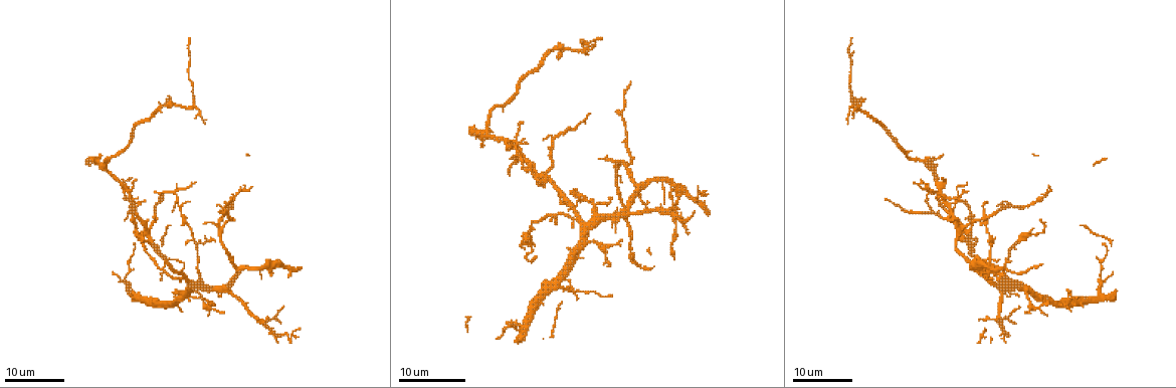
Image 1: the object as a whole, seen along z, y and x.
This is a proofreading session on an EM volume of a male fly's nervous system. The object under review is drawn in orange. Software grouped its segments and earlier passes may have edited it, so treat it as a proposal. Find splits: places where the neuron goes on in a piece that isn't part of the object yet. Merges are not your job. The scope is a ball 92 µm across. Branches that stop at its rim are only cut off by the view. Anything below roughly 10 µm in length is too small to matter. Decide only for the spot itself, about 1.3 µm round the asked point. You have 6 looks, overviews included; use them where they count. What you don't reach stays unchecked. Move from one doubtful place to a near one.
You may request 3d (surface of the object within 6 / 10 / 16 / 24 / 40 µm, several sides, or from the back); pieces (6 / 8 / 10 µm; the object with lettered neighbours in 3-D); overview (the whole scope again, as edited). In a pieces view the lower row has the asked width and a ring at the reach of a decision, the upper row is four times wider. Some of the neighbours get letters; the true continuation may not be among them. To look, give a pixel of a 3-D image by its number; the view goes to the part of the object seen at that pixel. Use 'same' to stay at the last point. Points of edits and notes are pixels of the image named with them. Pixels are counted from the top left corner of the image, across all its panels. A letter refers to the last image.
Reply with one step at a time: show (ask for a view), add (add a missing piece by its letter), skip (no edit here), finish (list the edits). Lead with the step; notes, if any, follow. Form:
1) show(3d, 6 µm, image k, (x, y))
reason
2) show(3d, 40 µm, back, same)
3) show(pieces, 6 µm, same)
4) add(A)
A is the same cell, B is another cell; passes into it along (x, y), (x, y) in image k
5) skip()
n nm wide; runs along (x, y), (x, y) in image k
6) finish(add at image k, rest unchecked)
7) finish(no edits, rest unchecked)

show(3d, 24 µm, image 1, (1069, 292))
free end

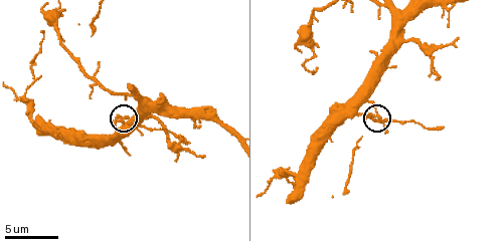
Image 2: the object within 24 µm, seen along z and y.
show(pieces, 10 µm, image 2, (126, 116))

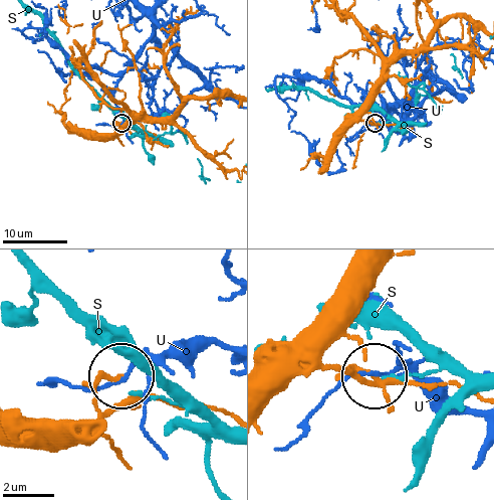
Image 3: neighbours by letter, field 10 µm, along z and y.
skip()
S and U are other cells; none of them fits

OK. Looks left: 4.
show(3d, 16 µm, image 1, (600, 158))
free end

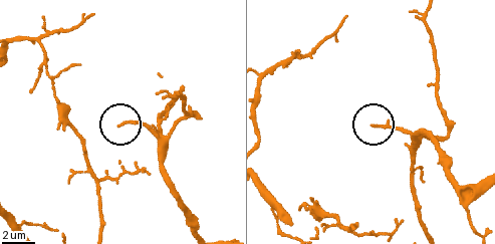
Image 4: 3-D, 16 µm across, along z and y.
show(3d, 10 µm, image 4, (371, 124))

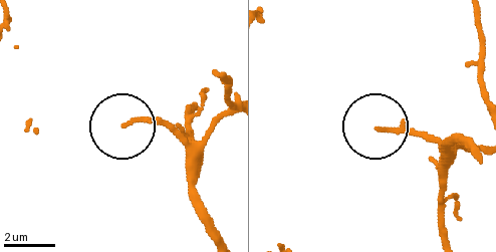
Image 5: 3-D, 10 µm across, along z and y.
show(pieces, 6 µm, image 5, (377, 131))

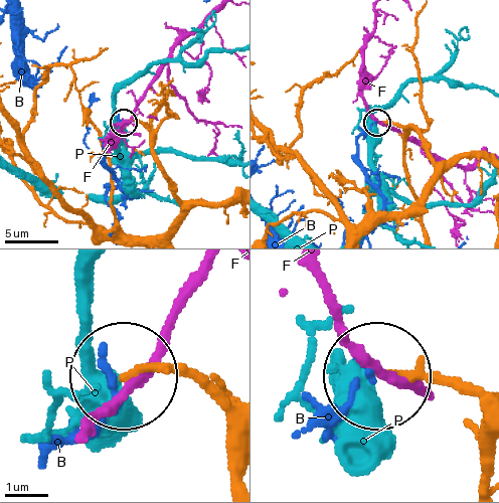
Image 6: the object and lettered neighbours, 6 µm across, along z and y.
skip()
150 nm wide; B, F and P are other cells; runs along (486, 395), (384, 374) in image 6; none of them fits

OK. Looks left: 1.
finish(no edits, rest unchecked)

